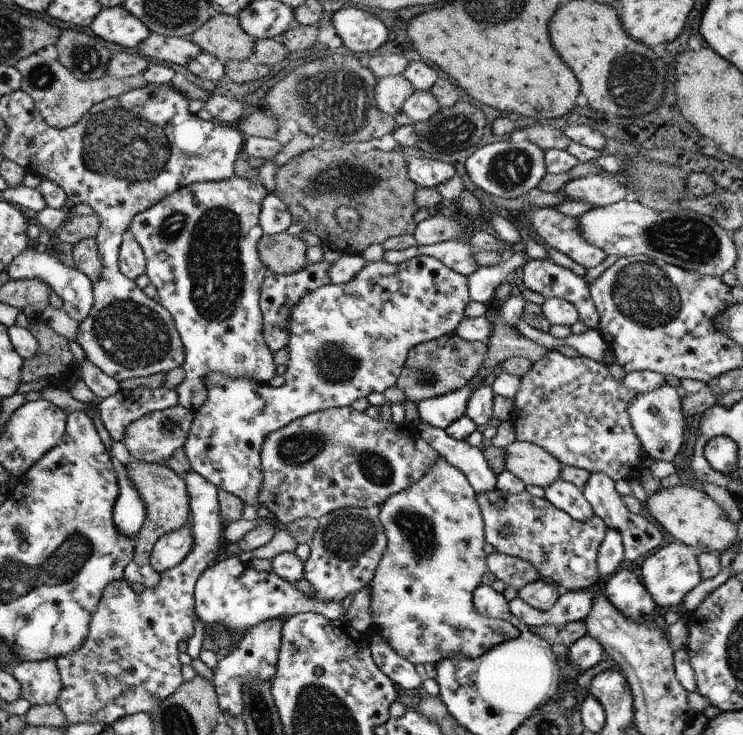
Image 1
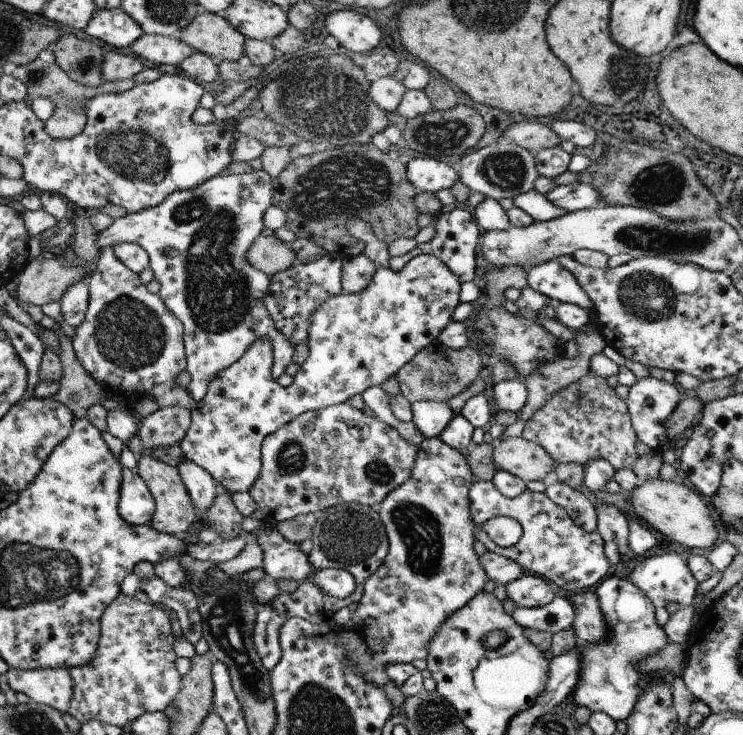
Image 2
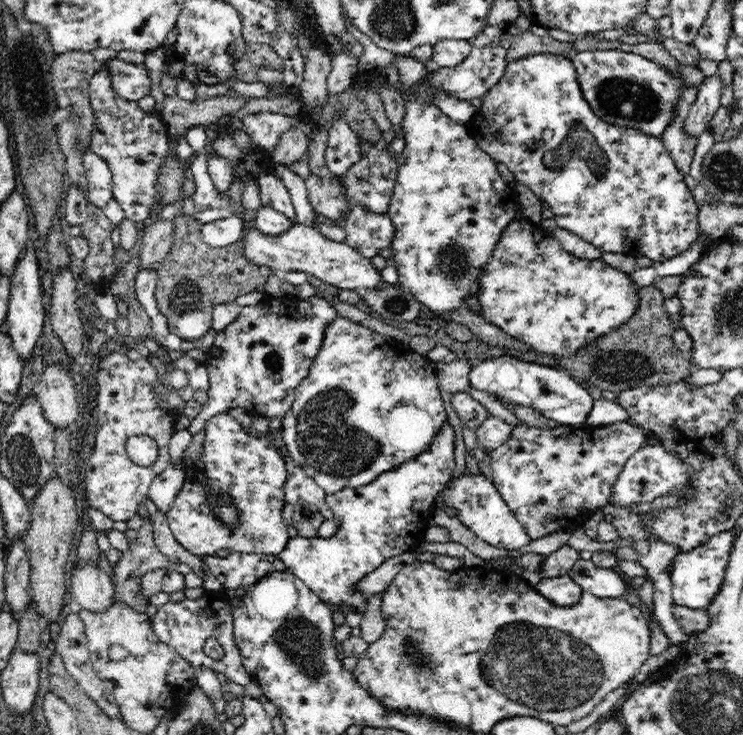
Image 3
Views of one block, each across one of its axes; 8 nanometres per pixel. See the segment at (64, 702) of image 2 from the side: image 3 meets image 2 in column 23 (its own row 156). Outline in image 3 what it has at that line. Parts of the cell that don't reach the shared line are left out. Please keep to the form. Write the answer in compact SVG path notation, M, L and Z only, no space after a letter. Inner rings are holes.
M678 108L674 123L663 133L661 140L675 166L681 171L681 174L684 176L691 174L691 170L694 167L693 158L699 138L694 139L694 137L688 137L684 133L684 118L680 118Z

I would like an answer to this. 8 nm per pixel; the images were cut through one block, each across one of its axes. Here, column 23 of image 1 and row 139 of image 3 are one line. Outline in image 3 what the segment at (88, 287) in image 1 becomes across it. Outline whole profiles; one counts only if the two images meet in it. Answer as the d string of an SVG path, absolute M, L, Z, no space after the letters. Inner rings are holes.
M272 112L250 114L243 119L241 125L258 147L266 152L274 151L284 132L297 122L299 117L283 116Z

